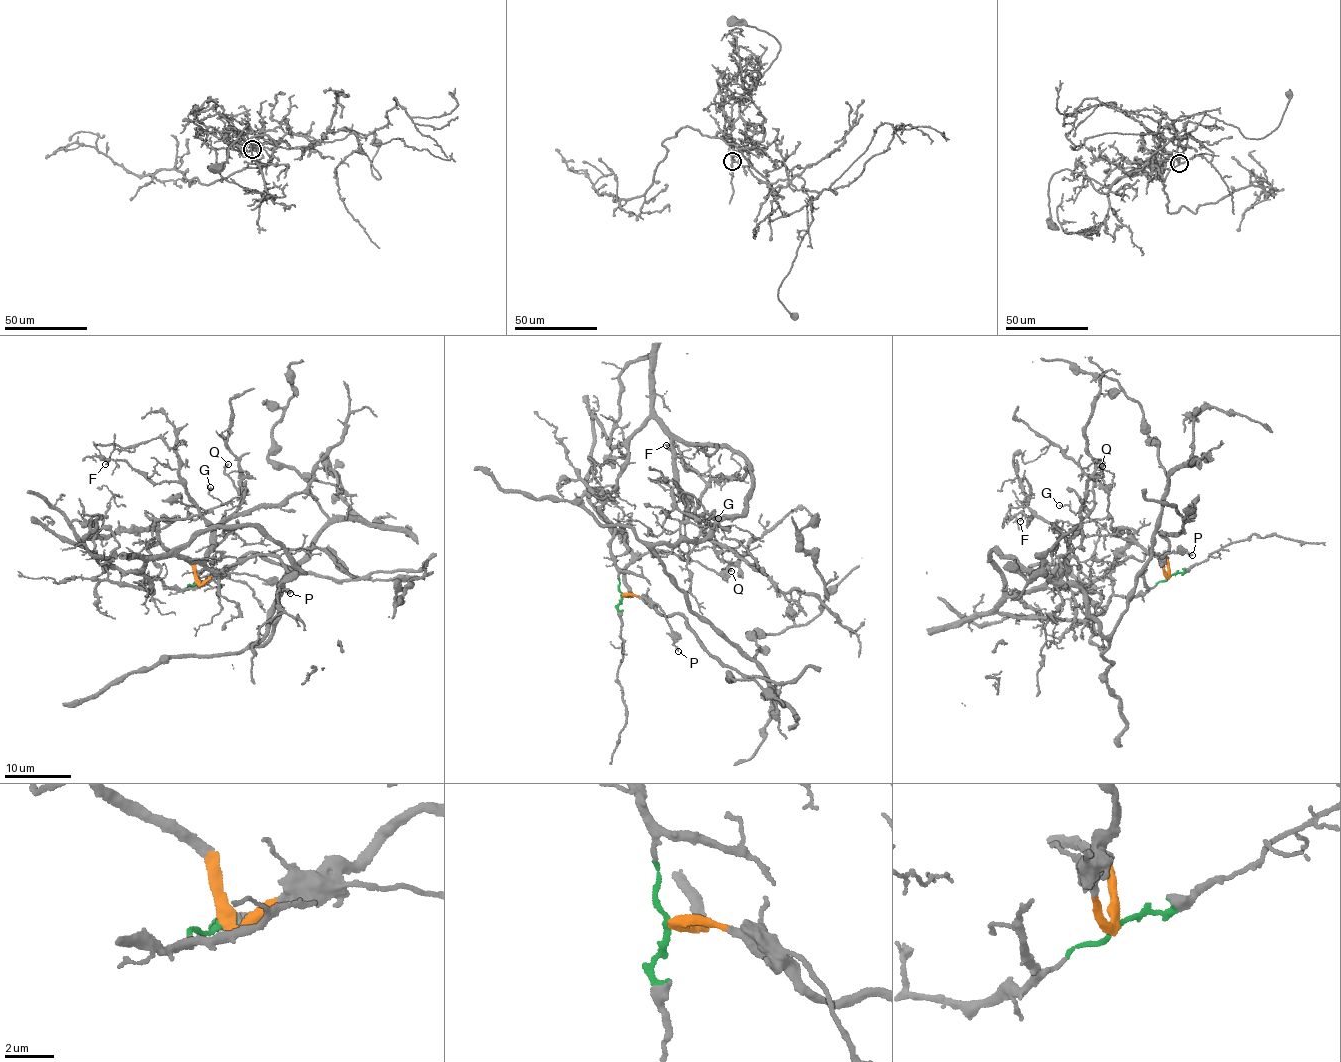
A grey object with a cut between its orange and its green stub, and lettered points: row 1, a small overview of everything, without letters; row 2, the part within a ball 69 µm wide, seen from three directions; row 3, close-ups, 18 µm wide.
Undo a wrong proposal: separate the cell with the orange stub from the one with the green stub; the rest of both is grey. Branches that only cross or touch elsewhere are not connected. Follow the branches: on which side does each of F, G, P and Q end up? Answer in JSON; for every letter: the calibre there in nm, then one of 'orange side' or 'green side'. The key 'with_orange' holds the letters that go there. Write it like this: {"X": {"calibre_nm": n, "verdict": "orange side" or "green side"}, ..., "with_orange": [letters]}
{"F": {"calibre_nm": 90, "verdict": "green side"}, "G": {"calibre_nm": 100, "verdict": "green side"}, "P": {"calibre_nm": 180, "verdict": "orange side"}, "Q": {"calibre_nm": 180, "verdict": "orange side"}, "with_orange": ["P", "Q"]}

